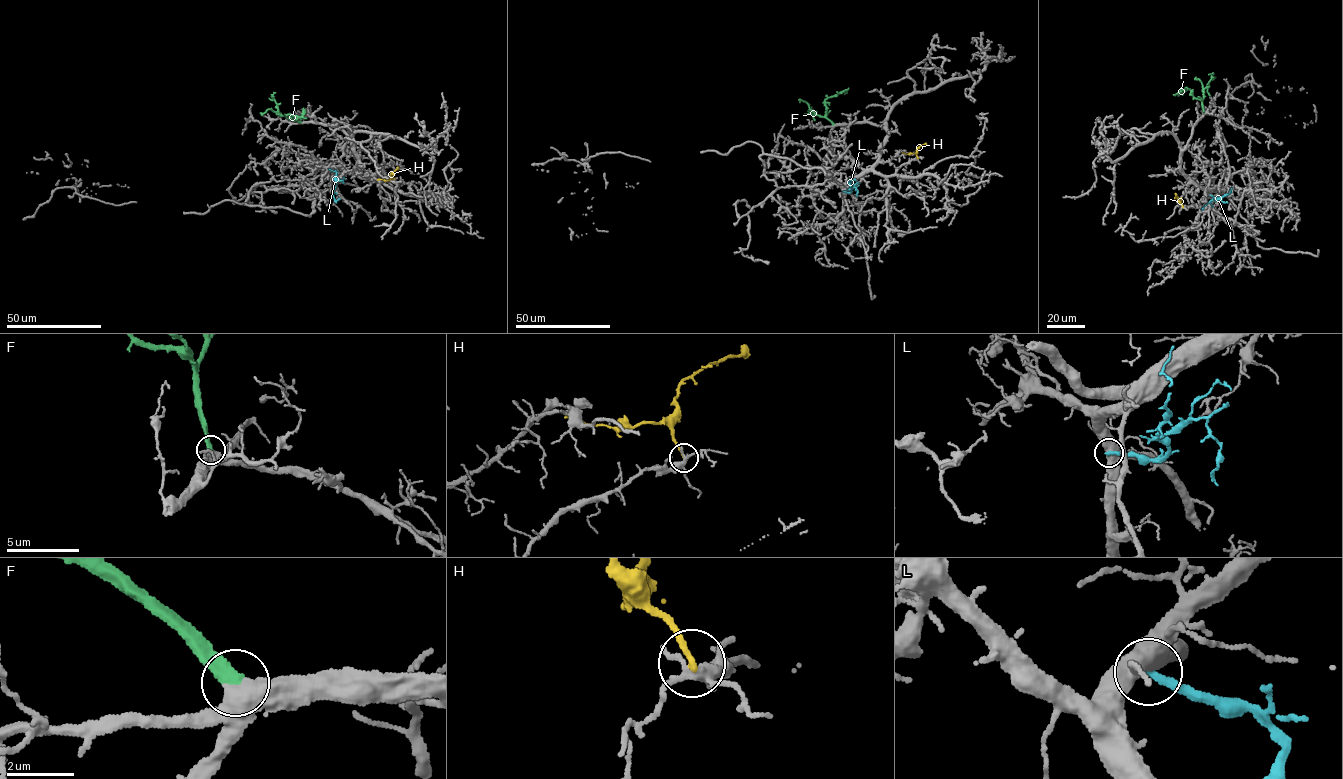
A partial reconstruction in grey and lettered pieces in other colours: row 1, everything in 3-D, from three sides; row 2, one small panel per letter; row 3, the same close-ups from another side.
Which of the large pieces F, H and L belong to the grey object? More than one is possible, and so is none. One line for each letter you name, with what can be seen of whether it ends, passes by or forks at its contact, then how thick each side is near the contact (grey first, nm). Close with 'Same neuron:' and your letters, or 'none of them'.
F: it ends; calibres 400 and 400 nm
Same neuron: F

